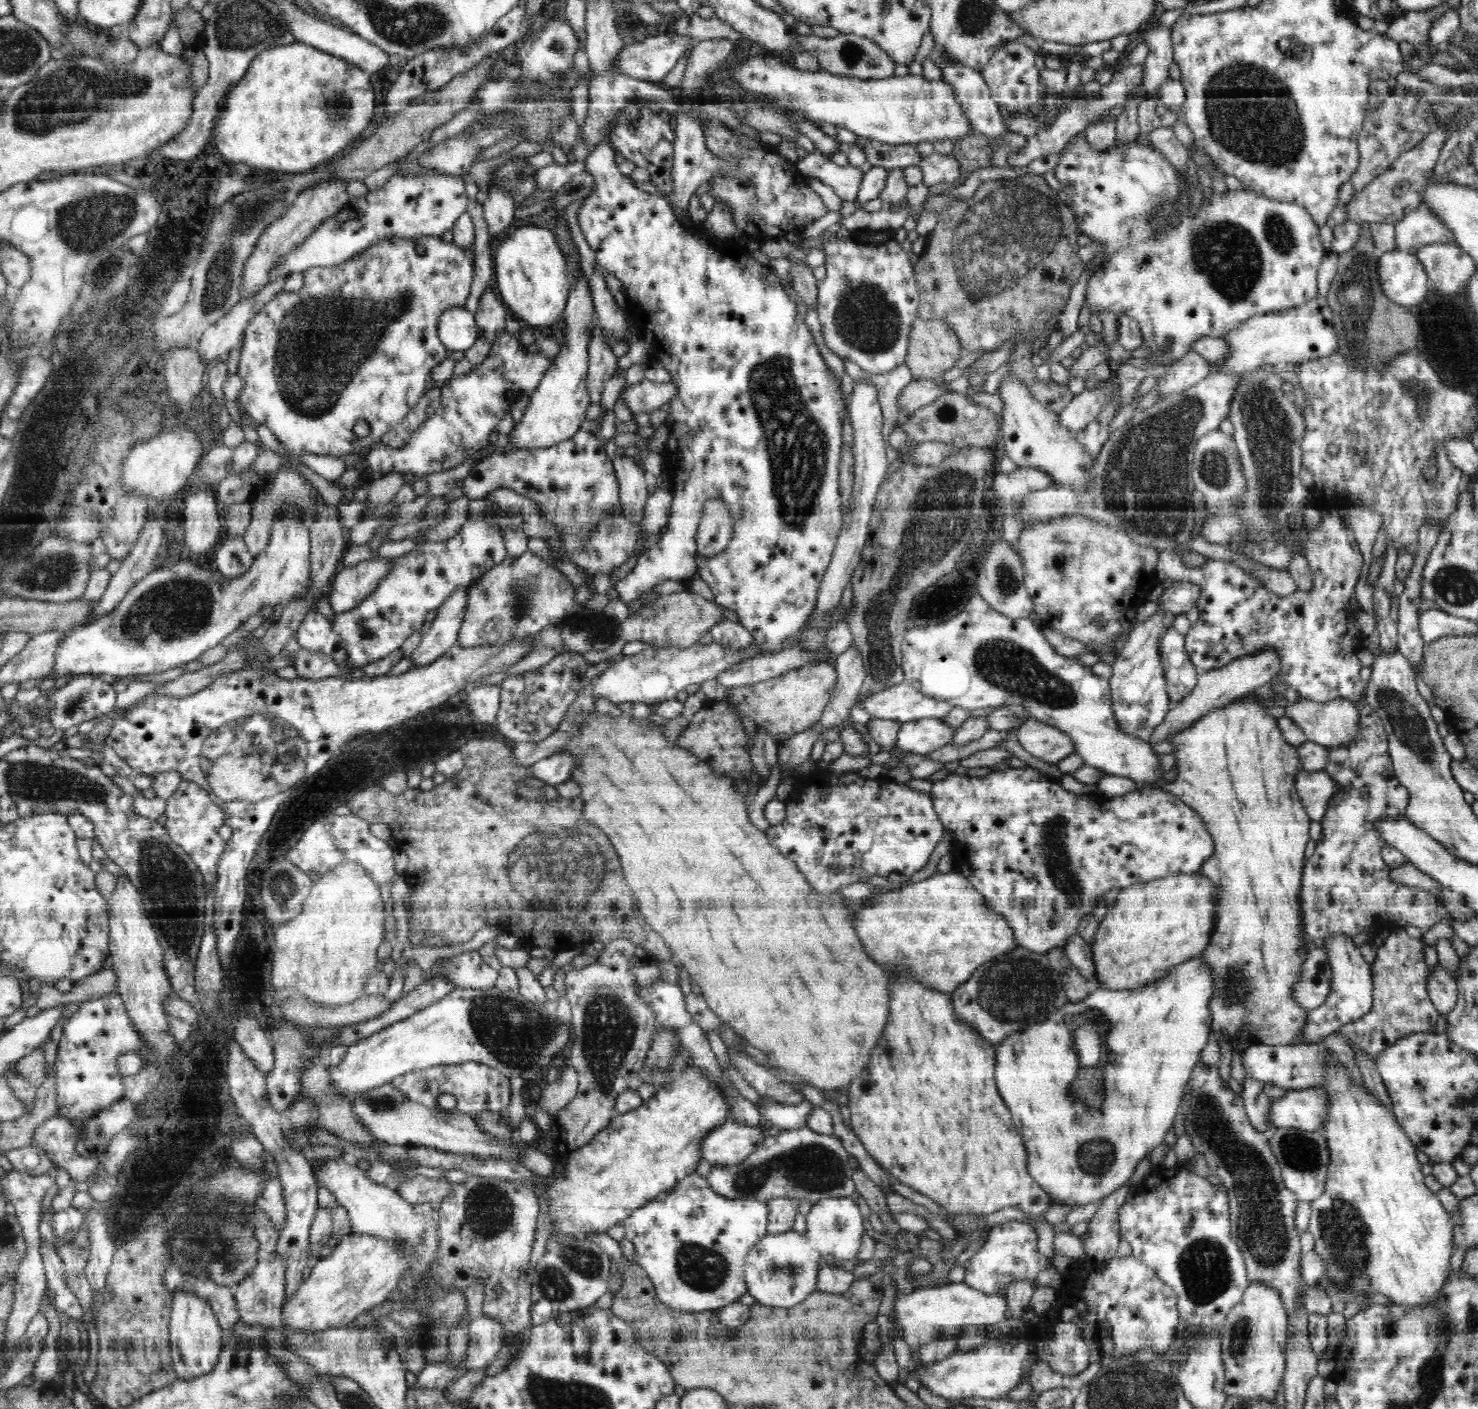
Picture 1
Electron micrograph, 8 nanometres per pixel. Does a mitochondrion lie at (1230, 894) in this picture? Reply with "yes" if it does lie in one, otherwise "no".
no

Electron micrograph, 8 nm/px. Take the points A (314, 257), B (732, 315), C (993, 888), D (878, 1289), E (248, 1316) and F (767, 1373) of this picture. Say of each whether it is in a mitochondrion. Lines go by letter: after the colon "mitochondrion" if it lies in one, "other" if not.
A: other
B: other
C: other
D: other
E: other
F: other

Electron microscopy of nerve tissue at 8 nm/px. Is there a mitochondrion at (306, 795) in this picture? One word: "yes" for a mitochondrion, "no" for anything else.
yes

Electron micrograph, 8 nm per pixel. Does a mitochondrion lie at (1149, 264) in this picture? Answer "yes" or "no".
no

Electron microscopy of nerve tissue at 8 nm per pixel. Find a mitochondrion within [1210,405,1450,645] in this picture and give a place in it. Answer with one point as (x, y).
(1260, 628)

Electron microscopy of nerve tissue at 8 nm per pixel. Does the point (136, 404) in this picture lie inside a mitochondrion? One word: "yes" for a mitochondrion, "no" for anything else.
yes

